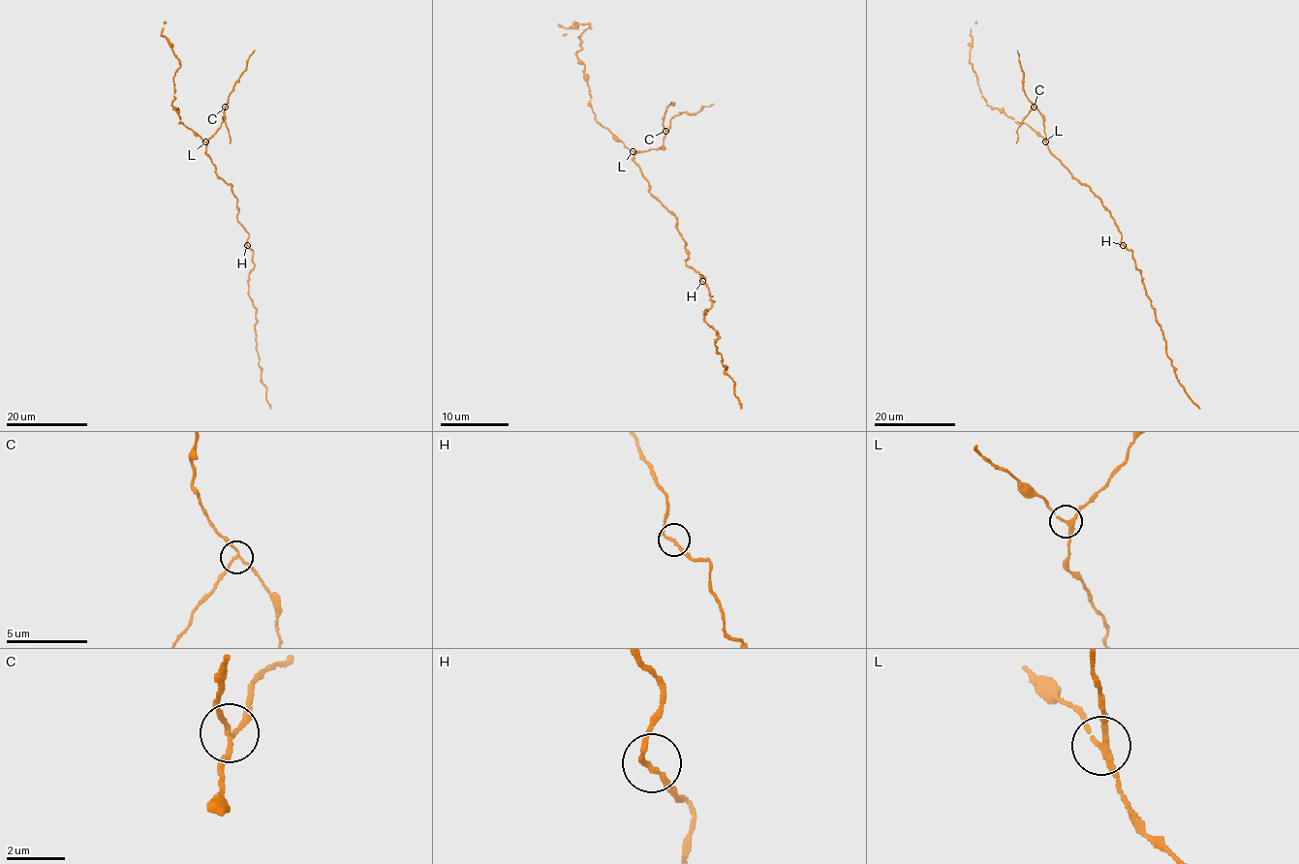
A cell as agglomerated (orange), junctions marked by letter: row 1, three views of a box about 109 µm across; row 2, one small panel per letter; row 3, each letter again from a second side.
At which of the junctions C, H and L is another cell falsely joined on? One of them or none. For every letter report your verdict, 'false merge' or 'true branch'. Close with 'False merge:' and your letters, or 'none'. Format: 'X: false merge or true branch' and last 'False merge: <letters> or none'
C: false merge
H: true branch
L: true branch
False merge: C

